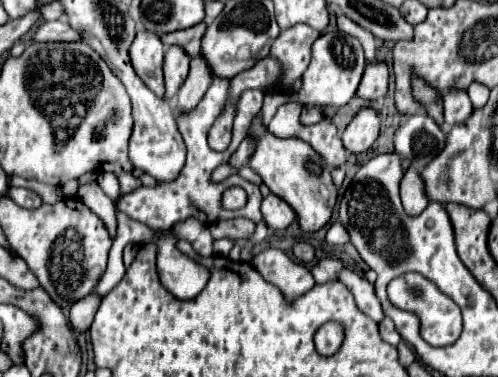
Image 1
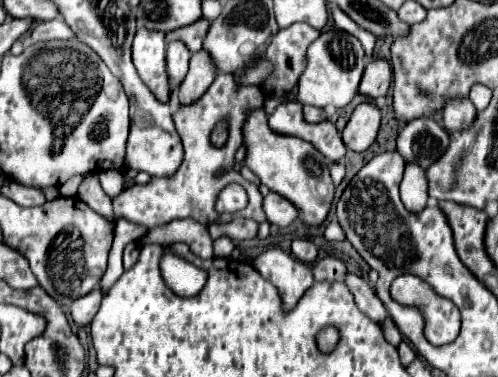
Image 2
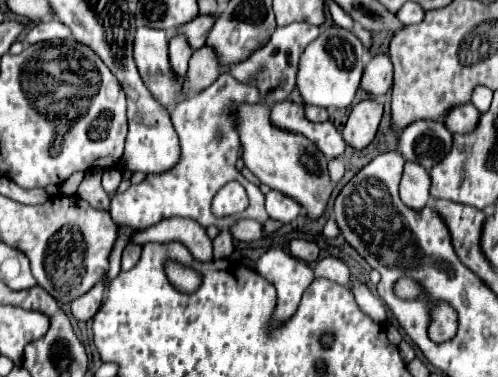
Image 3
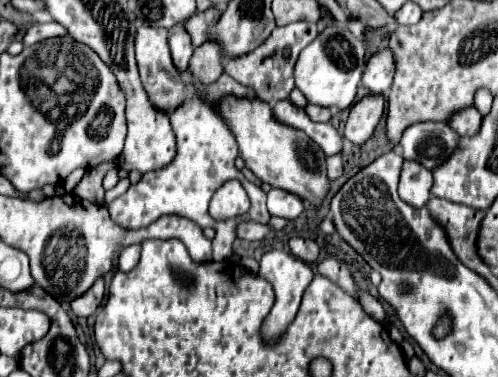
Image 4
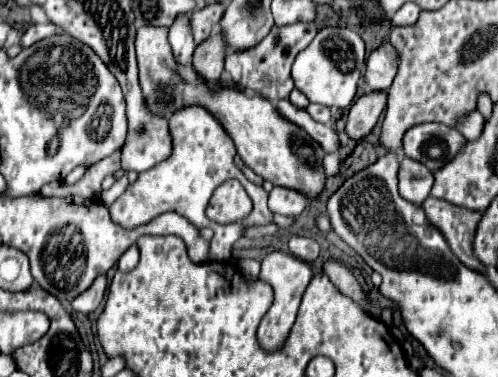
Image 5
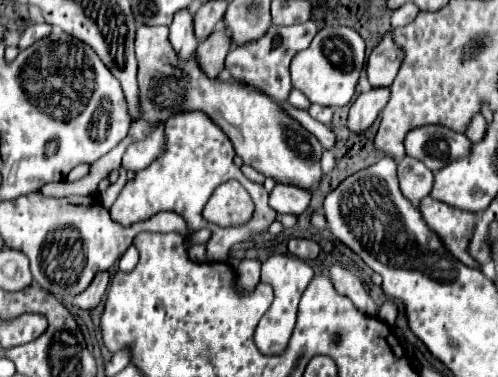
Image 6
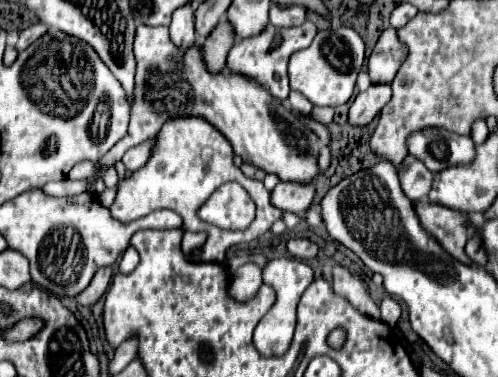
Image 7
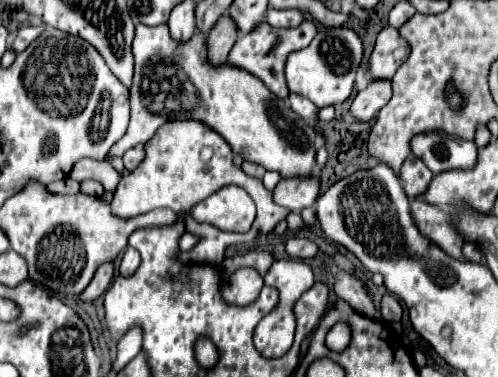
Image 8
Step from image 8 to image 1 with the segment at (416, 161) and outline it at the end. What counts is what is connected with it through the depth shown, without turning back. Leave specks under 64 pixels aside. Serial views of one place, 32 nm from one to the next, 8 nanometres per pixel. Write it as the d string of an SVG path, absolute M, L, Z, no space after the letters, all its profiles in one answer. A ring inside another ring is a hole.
M410 168L402 178L400 198L402 198L402 206L408 212L408 216L418 216L428 206L428 200L424 196L422 178L414 168Z

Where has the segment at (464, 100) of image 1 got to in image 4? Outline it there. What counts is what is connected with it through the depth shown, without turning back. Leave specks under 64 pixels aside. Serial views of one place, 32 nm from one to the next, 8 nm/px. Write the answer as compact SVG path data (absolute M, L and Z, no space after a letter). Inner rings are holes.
M472 106L466 108L464 112L456 112L456 116L448 120L448 126L452 126L452 130L458 132L460 136L472 136L480 130L480 122L482 122L482 114Z

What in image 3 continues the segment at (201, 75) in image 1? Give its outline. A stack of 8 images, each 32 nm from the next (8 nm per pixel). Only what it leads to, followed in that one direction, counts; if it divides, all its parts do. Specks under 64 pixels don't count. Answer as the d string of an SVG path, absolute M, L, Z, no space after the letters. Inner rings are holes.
M200 48L190 58L190 68L186 74L186 80L182 84L182 96L200 94L204 88L208 88L220 74L220 64L216 60L216 54L212 48Z

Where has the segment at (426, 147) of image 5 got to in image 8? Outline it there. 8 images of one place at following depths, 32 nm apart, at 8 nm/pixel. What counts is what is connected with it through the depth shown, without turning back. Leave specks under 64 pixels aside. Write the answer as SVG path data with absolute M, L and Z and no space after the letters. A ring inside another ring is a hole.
M422 132L412 138L412 154L418 156L434 174L476 164L478 148L472 140L460 140L446 132Z

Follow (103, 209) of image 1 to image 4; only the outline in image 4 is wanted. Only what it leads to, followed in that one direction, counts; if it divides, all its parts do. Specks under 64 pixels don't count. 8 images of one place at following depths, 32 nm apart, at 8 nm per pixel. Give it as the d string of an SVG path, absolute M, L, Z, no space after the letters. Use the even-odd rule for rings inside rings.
M104 162L104 164L100 164L100 166L94 166L94 168L86 170L86 174L84 174L84 178L80 180L80 184L76 186L74 194L80 196L80 198L84 198L84 200L88 200L88 202L104 204L104 206L106 206L106 202L104 202L102 178L104 178L104 174L106 174L108 170L112 170L112 168L118 168L118 164L116 164L116 162Z

